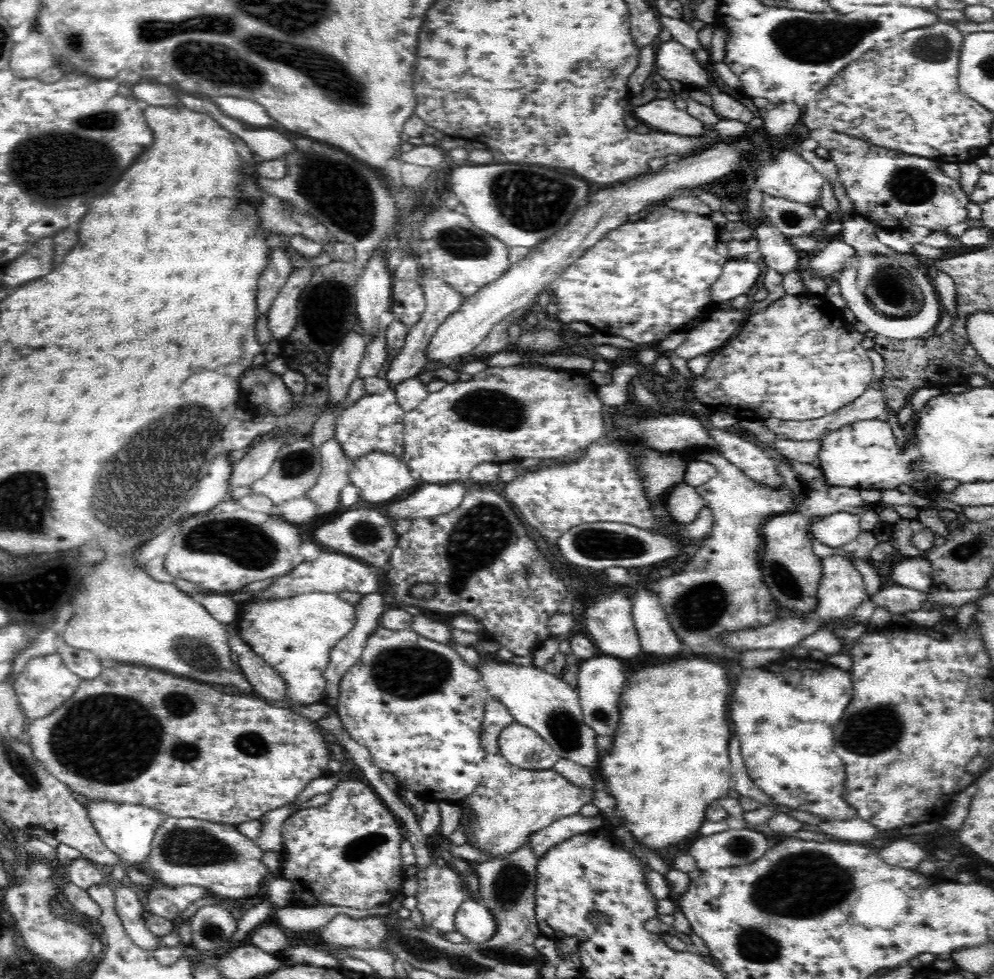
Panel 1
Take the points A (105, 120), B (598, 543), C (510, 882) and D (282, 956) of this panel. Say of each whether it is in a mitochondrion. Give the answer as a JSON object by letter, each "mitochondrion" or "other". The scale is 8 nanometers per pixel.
{"A":"mitochondrion","B":"mitochondrion","C":"mitochondrion","D":"other"}

